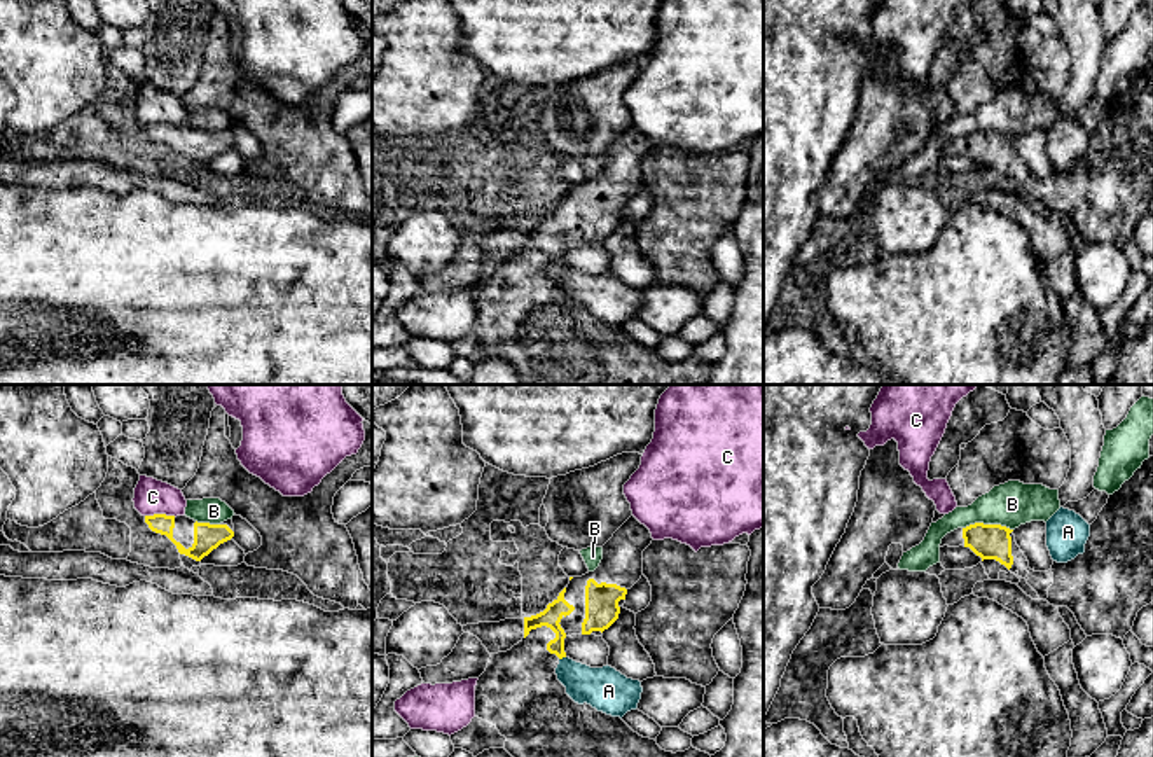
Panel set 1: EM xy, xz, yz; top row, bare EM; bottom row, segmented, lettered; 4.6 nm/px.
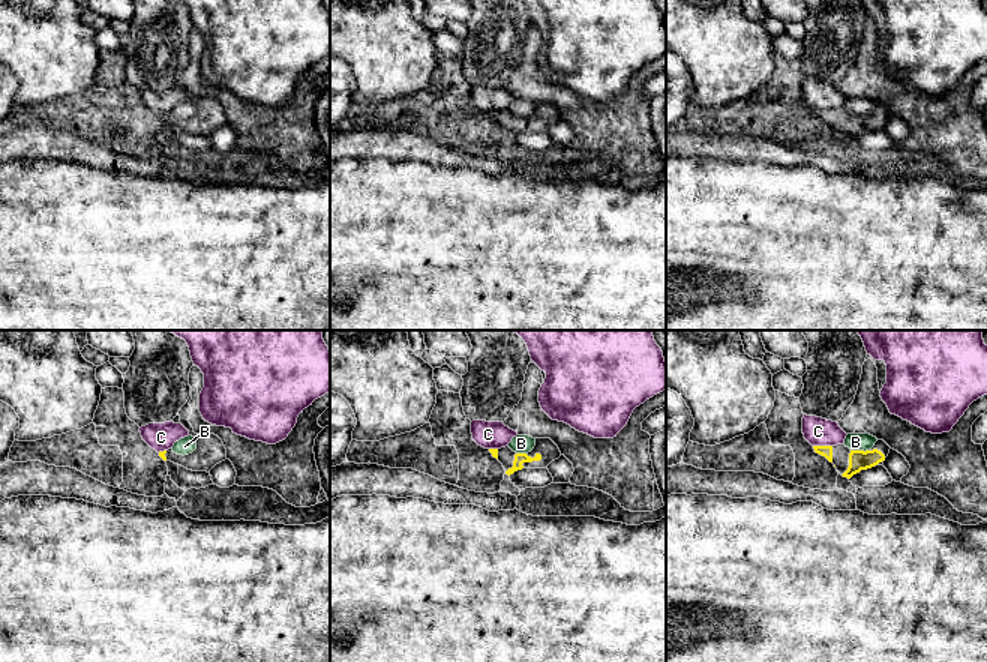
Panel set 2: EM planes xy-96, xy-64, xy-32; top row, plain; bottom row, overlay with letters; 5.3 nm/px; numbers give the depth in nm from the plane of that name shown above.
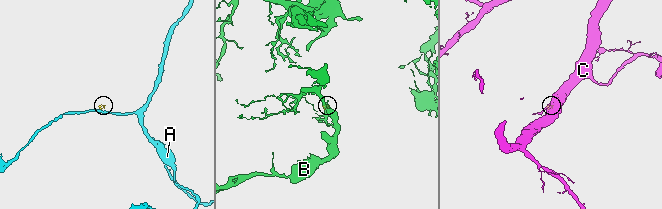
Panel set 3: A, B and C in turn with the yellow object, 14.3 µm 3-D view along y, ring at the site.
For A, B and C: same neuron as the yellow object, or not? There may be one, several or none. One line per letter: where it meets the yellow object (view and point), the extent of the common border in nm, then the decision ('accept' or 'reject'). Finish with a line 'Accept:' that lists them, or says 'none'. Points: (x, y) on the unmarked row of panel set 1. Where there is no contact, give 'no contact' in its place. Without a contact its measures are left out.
A: xz (561, 266) | 40 nm | reject
B: yz (987, 133) | 240 nm | reject
C: xy (161, 123) | 140 nm | reject
Accept: none

